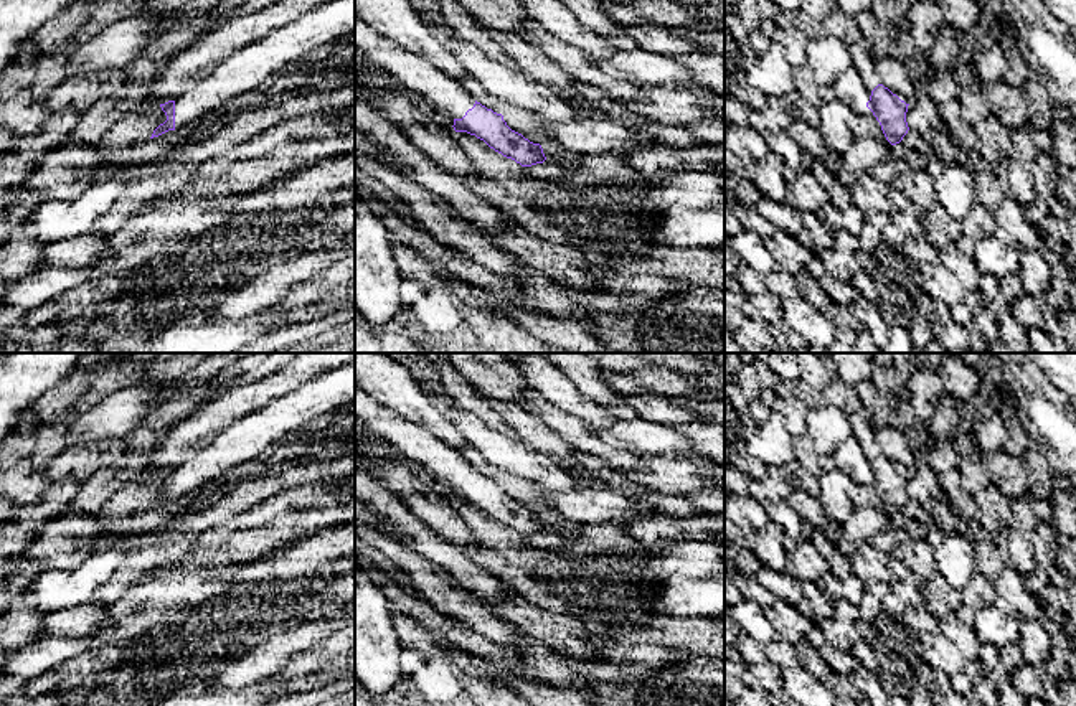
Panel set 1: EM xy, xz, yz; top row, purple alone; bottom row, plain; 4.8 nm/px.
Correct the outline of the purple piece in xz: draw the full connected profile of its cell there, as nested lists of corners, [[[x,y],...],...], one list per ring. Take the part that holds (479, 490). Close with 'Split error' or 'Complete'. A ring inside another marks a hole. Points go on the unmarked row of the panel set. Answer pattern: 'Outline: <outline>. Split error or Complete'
Outline: [[[355,386],[355,419],[361,427],[388,442],[396,455],[424,467],[432,480],[447,482],[455,501],[467,501],[490,518],[521,536],[546,530],[540,513],[533,513],[512,500],[502,483],[487,478],[436,435],[413,424],[386,406],[380,406],[368,393]]]. Split error

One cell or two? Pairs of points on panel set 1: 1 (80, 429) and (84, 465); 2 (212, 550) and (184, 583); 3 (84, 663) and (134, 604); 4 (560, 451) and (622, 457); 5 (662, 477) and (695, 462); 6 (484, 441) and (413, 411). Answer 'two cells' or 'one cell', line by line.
1: two cells
2: two cells
3: two cells
4: two cells
5: one cell
6: two cells

